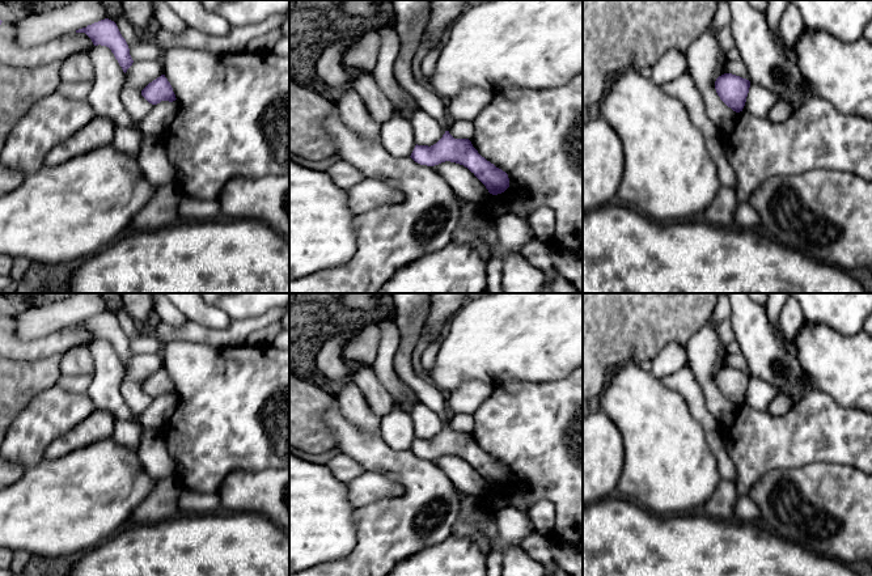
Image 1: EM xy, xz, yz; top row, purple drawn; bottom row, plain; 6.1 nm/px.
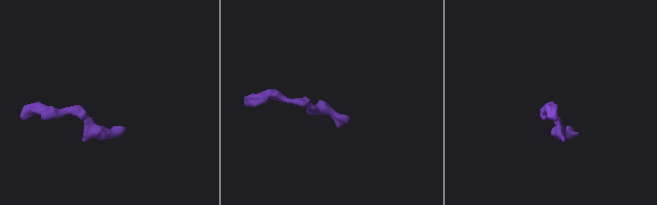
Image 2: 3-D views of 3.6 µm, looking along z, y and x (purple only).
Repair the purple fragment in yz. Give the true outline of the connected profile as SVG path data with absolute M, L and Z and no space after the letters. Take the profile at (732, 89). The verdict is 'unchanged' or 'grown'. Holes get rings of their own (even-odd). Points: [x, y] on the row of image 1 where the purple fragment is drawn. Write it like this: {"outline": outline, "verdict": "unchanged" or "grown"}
{"outline": "M724 73L715 81L720 99L733 111L742 111L749 93L750 81L732 73Z", "verdict": "unchanged"}

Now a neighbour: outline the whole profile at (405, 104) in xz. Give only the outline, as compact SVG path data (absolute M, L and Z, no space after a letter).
M377 0L374 20L382 45L377 65L372 73L398 114L402 118L410 119L419 110L419 105L416 99L402 88L394 75L394 63L399 55L401 41L395 31L395 16L390 0Z

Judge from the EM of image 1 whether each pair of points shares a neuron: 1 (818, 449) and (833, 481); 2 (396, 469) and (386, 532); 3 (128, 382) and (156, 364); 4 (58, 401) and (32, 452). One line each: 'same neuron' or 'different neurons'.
1: different neurons
2: same neuron
3: same neuron
4: same neuron

